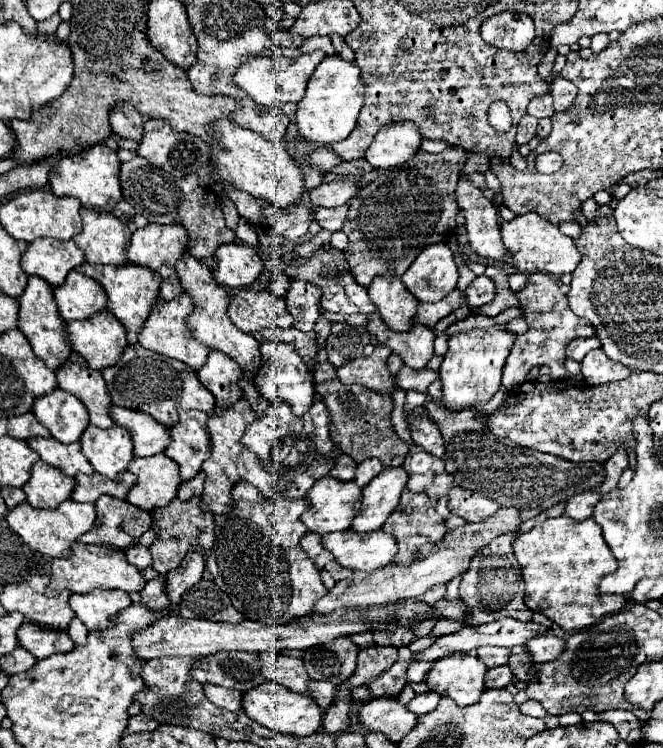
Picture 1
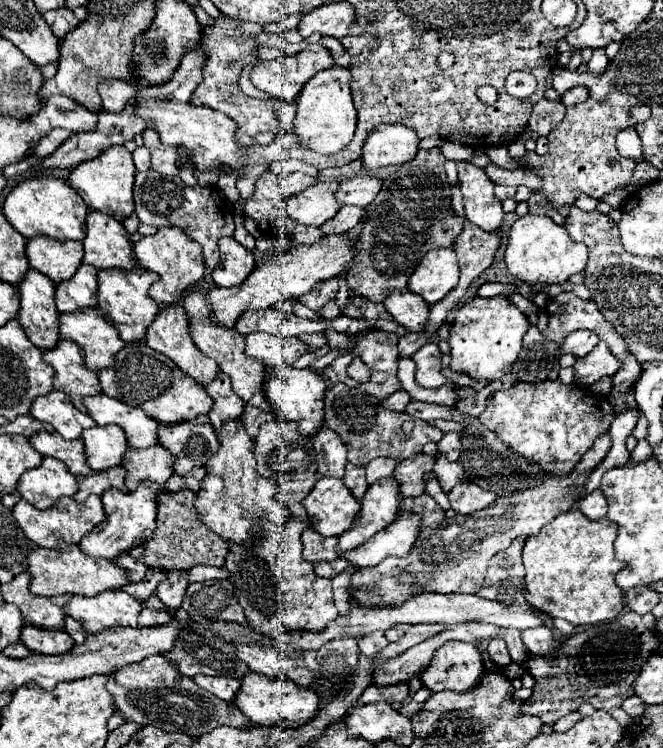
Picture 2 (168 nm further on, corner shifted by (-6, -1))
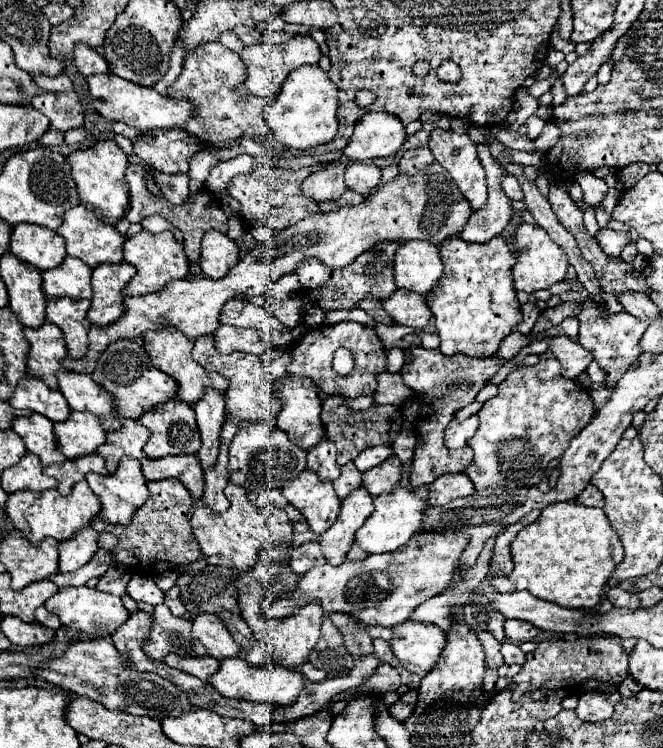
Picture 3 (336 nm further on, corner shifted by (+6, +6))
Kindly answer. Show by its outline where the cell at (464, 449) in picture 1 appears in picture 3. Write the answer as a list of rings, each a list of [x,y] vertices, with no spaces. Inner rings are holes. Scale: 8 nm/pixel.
[[[380,372],[380,376],[376,376],[376,380],[378,380],[378,386],[376,386],[376,392],[372,396],[374,404],[400,406],[415,397],[415,393],[402,384],[402,376],[400,374]]]

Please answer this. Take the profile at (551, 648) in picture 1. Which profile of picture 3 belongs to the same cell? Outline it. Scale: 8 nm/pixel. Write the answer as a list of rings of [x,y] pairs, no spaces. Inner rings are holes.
[[[506,620],[504,622],[504,634],[506,640],[512,642],[526,642],[526,640],[534,640],[538,636],[538,628],[534,624],[528,624],[526,620]]]

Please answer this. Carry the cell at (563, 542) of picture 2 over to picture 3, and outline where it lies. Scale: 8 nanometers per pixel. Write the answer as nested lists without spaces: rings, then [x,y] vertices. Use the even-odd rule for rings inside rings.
[[[570,500],[550,504],[536,522],[524,526],[510,544],[510,556],[514,562],[510,582],[516,590],[528,590],[536,598],[564,608],[592,610],[602,598],[612,568],[624,558],[624,548],[602,508],[588,508]]]

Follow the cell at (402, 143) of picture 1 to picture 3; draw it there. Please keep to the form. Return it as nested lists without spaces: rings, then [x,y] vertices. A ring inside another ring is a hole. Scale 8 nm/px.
[[[366,112],[358,118],[354,134],[342,150],[348,158],[364,162],[396,154],[406,140],[402,122],[388,112]]]

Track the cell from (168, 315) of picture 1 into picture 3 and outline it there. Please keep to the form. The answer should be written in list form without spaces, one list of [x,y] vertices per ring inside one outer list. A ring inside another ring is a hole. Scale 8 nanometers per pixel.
[[[164,326],[162,330],[158,332],[146,332],[144,334],[144,350],[148,354],[148,358],[152,360],[152,366],[162,370],[164,374],[172,376],[178,384],[178,394],[176,394],[176,400],[188,404],[188,406],[194,406],[208,388],[214,388],[214,390],[220,390],[220,392],[226,392],[228,388],[228,380],[220,374],[212,374],[212,372],[206,372],[204,368],[200,368],[200,364],[194,362],[192,358],[192,340],[188,340],[180,330],[176,328],[170,328],[170,326]]]

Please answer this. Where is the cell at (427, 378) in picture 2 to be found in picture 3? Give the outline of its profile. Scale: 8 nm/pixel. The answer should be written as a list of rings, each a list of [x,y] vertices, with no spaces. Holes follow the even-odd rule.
[[[410,346],[408,354],[414,358],[402,368],[404,384],[421,396],[421,410],[416,424],[417,438],[414,450],[414,464],[410,472],[410,484],[414,488],[428,486],[446,472],[464,472],[464,468],[472,462],[472,448],[464,446],[458,450],[450,450],[444,444],[444,428],[450,424],[454,414],[476,400],[476,394],[482,386],[486,386],[496,372],[502,368],[502,360],[498,356],[476,360],[470,356],[444,356],[440,350],[426,350],[420,346]]]

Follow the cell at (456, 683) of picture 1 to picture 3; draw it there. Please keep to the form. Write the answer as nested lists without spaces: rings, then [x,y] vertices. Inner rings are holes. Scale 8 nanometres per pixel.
[[[404,622],[392,628],[392,652],[400,660],[400,664],[418,674],[426,676],[446,644],[446,634],[436,624],[420,624],[420,622]]]

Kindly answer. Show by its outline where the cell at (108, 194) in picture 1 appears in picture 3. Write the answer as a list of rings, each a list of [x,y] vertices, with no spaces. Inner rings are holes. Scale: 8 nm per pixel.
[[[114,140],[98,142],[92,148],[72,152],[68,156],[68,162],[72,166],[72,176],[78,186],[80,202],[92,212],[96,212],[96,216],[106,224],[114,226],[120,218],[124,218],[128,210],[128,184],[124,178],[124,172],[128,168],[128,158],[122,154],[118,144]]]

